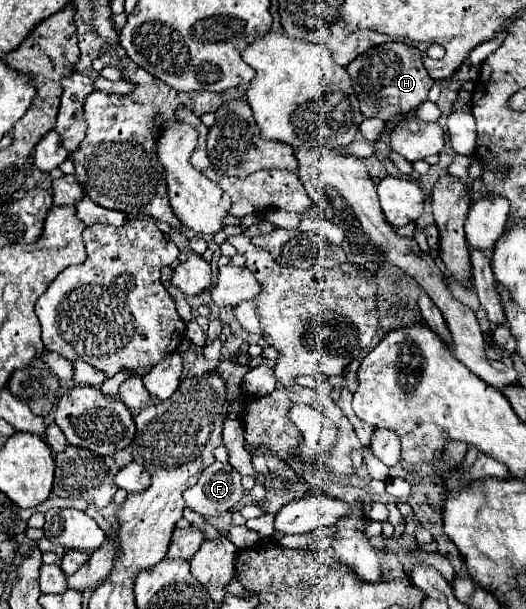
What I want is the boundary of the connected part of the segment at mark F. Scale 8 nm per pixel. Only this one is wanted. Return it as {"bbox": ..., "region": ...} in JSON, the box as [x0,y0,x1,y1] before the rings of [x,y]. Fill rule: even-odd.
{"bbox":[183,462,243,516],"region":[[[213,462],[203,470],[199,482],[183,492],[187,508],[201,516],[219,516],[231,510],[243,496],[241,474],[231,466]]]}

